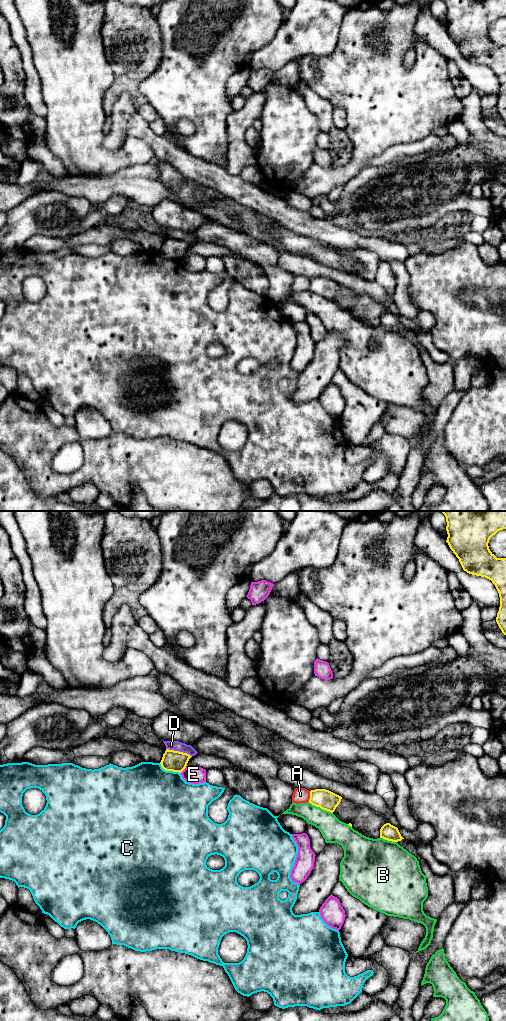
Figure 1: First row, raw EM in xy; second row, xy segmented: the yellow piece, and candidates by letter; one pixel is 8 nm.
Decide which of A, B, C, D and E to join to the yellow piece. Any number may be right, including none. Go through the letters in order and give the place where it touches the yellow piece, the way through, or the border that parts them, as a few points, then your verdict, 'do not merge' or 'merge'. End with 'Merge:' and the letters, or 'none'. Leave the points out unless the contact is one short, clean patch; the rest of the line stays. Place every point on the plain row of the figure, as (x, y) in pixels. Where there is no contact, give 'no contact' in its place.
A: meets yellow in xy at (310, 284); border along xy (310, 279), (308, 289); do not merge
B: meets yellow in xy at (320, 295); do not merge
C: meets yellow in xy at (169, 258); do not merge
D: meets yellow in xy at (178, 239); border along xy (166, 236), (186, 240), (191, 244); do not merge
E: meets yellow in xy at (183, 257); do not merge
Merge: none

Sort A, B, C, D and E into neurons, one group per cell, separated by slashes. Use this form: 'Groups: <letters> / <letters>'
Groups: A D / B / C / E

